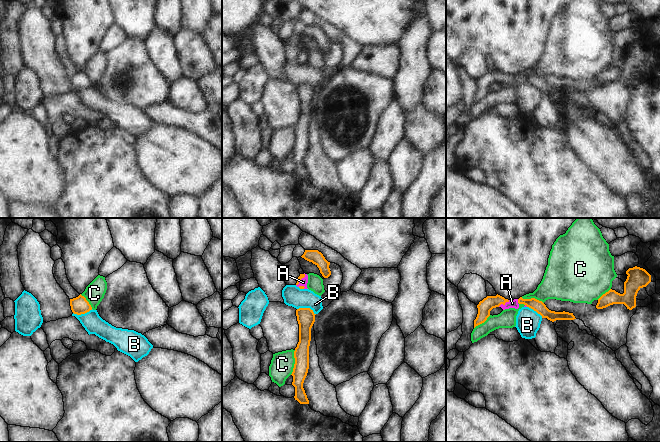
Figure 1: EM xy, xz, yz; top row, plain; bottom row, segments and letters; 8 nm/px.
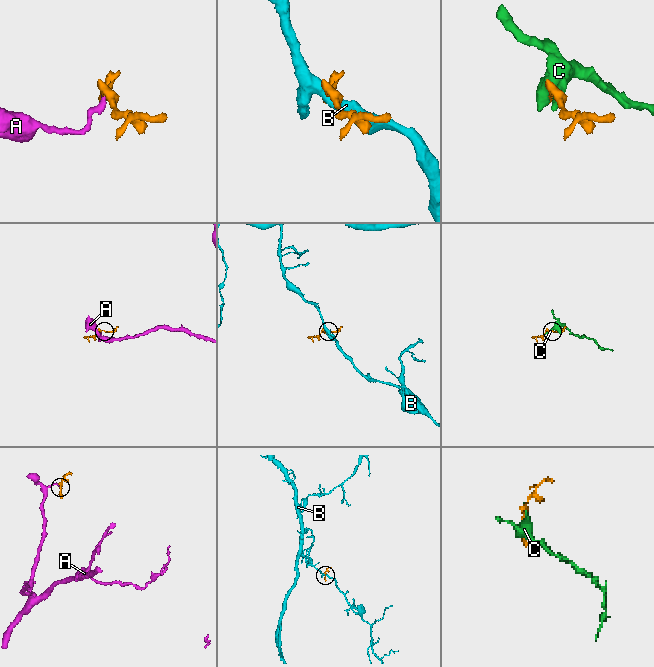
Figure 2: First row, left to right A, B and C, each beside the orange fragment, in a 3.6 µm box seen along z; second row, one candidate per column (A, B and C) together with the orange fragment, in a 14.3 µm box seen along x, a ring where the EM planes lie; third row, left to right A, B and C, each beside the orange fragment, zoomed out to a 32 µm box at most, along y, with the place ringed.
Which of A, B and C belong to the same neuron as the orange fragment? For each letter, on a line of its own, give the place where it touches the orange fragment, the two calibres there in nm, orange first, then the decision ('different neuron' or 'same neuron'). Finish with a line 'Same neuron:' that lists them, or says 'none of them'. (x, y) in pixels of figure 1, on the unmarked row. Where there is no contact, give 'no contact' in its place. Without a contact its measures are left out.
A: meets orange in yz at (503, 80); 110 nm thick on the orange side, 60 nm on the other; same neuron
B: meets orange in xz at (306, 84); 140 nm thick on the orange side, 160 nm on the other; different neuron
C: meets orange in xz at (295, 138); 130 nm thick on the orange side, 190 nm on the other; different neuron
Same neuron: A

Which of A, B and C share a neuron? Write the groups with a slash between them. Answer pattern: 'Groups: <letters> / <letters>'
Groups: A / B / C.

